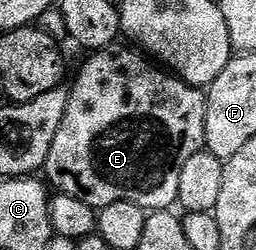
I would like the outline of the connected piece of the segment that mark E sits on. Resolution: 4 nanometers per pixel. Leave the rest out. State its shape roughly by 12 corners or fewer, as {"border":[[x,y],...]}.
{"border":[[139,50],[91,52],[42,171],[148,213],[205,150],[208,101]]}

